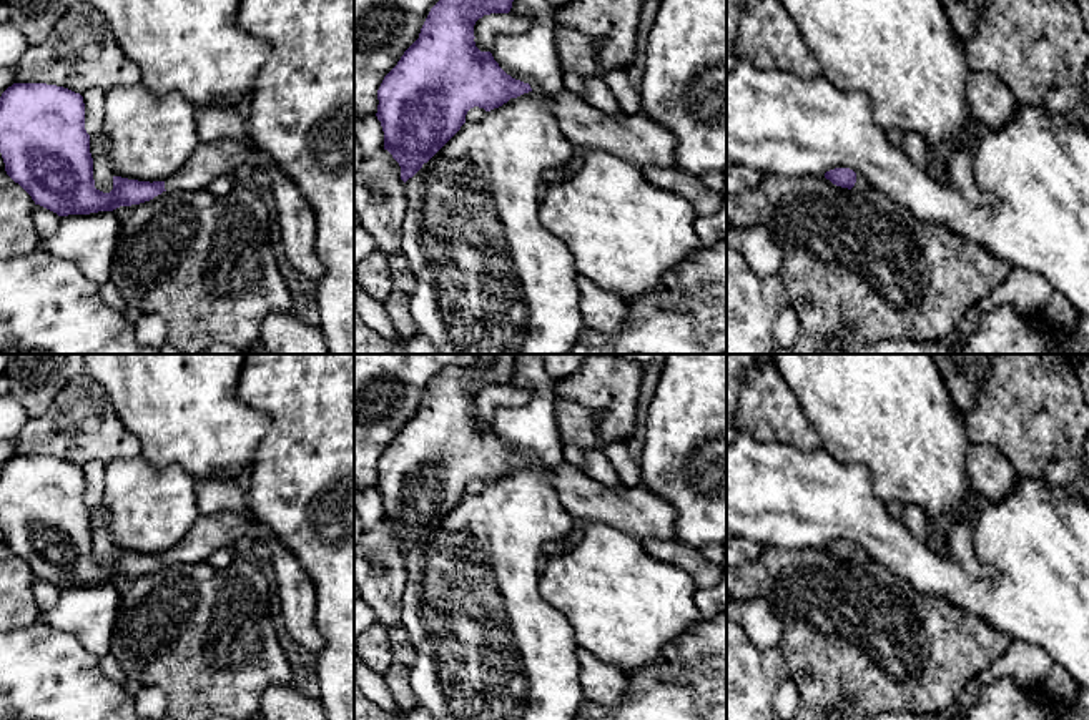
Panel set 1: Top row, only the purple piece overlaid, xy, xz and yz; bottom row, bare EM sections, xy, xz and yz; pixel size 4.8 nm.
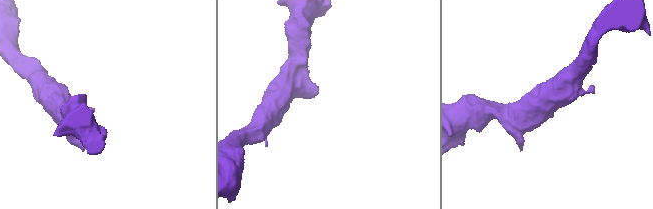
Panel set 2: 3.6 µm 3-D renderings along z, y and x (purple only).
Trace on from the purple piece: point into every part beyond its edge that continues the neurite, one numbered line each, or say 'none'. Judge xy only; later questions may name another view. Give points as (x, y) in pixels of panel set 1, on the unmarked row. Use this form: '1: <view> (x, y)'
1: xy (210, 532)

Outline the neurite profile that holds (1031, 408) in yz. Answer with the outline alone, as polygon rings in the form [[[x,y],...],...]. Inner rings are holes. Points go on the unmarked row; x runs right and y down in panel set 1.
[[[996,354],[974,409],[964,416],[964,426],[973,444],[999,449],[1021,476],[1042,479],[1047,486],[1061,486],[1089,504],[1089,469],[1084,454],[1089,436],[1089,402],[1084,397],[1072,354]]]

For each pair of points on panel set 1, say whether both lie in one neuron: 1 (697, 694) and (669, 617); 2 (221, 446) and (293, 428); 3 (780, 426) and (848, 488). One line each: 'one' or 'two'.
1: two
2: two
3: two

